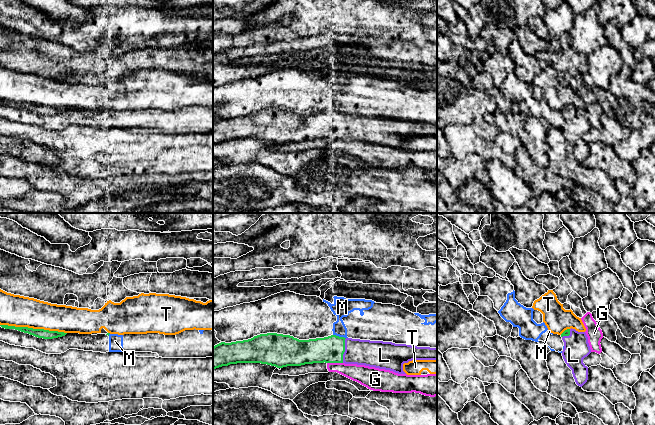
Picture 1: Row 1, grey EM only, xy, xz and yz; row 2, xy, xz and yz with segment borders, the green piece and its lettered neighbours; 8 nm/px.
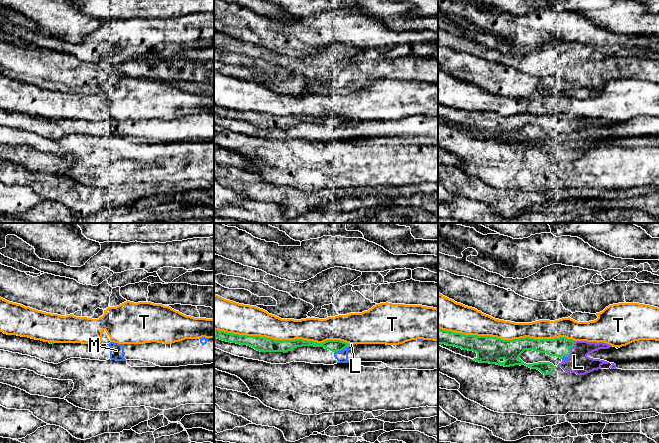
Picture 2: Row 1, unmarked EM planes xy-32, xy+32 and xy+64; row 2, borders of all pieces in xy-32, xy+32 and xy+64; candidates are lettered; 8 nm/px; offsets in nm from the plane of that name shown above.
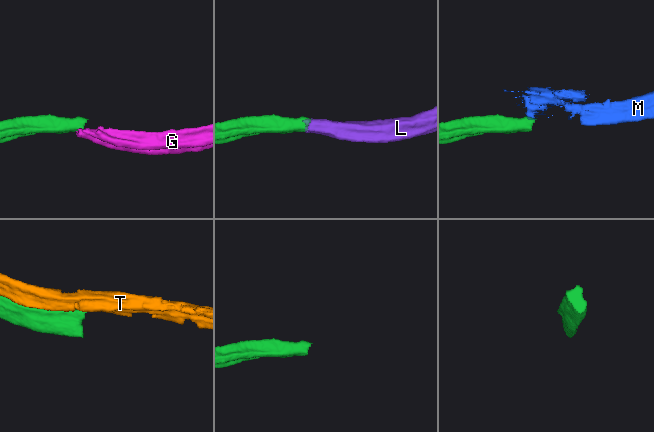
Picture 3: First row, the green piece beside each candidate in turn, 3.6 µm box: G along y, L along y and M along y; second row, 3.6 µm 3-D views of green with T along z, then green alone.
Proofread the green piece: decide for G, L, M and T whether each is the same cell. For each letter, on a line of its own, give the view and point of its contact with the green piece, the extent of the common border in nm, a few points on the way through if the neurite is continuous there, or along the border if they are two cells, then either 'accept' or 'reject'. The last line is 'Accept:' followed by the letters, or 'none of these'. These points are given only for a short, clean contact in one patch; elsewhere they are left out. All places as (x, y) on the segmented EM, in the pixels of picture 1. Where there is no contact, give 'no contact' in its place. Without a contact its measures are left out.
G: contact xz (335, 362); length 130 nm; reject
L: contact xz (344, 350); length 200 nm; accept
M: contact xz (339, 337); length 110 nm; reject
T: contact xy (32, 328); length 550 nm; reject
Accept: L

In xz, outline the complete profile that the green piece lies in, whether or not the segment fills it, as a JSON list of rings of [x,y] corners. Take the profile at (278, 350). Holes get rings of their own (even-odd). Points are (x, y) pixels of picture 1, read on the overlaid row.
[[[277,333],[260,334],[248,340],[231,343],[221,342],[213,347],[213,369],[237,363],[261,363],[283,368],[325,362],[365,365],[406,374],[403,371],[403,364],[412,360],[437,360],[437,348],[344,338],[336,335],[299,340],[290,335]]]

